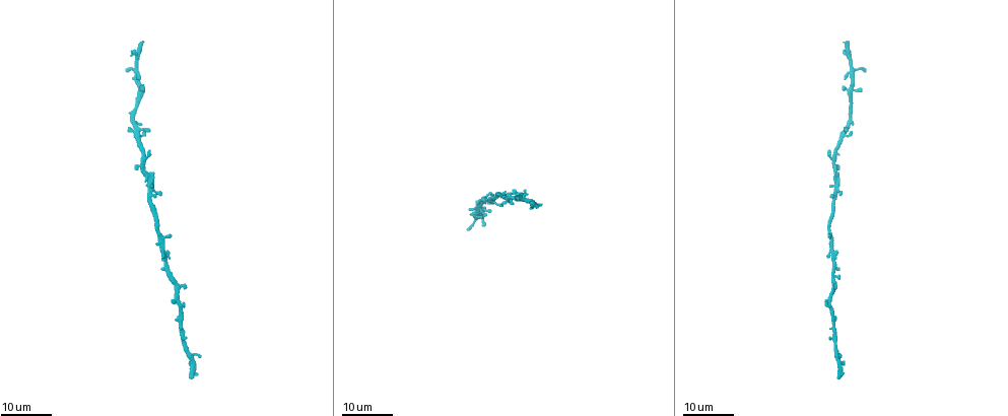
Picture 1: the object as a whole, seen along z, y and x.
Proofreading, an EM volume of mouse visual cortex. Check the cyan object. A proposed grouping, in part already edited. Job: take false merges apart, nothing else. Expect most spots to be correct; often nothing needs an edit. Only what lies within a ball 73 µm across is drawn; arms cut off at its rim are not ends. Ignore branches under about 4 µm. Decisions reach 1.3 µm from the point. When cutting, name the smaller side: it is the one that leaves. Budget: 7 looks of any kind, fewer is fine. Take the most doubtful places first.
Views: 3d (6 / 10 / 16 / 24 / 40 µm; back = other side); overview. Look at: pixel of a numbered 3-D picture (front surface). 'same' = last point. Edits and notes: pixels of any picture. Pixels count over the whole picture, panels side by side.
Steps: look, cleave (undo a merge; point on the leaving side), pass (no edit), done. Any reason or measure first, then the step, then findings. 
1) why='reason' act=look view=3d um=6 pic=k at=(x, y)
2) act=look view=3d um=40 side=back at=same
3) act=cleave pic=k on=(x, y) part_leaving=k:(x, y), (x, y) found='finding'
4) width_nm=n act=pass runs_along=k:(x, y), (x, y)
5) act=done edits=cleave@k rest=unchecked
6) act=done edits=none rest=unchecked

why='a narrow waist' act=look view=3d um=16 pic=1 at=(139, 132)

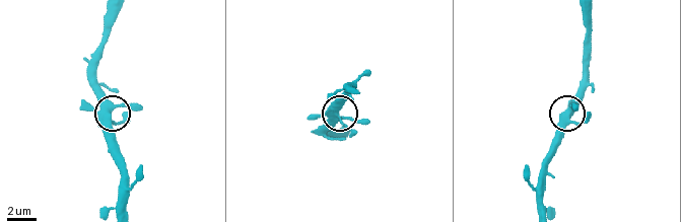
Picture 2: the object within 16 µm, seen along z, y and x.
act=look view=3d um=6 pic=2 at=(559, 117)

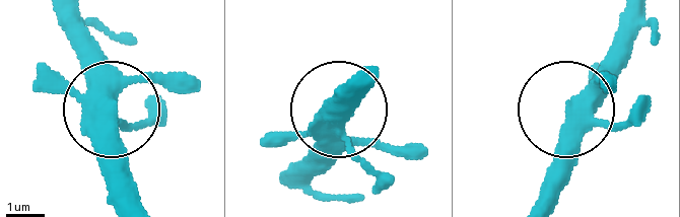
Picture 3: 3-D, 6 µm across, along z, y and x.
width_nm=400 act=pass runs_along=3:(130, 200), (114, 152), (114, 74), (97, 49) found='continuous, no second neuron'

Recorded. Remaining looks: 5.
act=look view=3d um=16 pic=1 at=(152, 209)

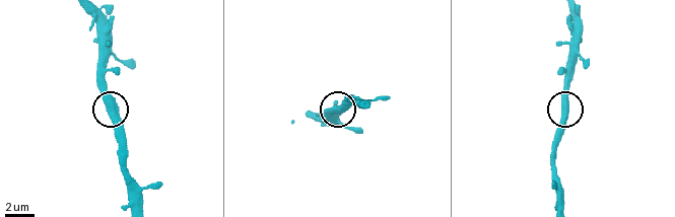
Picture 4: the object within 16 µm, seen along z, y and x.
why='zoom in' act=look view=3d um=10 pic=4 at=(567, 110)

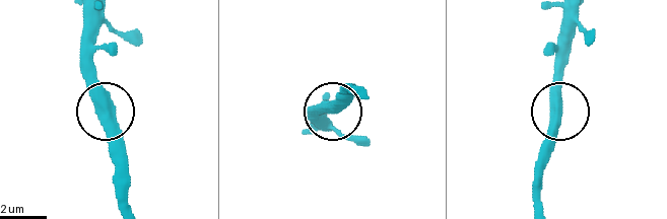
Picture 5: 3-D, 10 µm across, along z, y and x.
act=look view=3d um=6 pic=5 at=(100, 108)

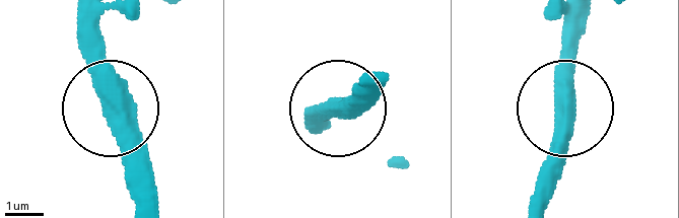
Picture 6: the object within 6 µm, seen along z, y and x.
width_nm=490 act=pass runs_along=6:(121, 105), (95, 15) found='one neuron here'

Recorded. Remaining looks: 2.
why='thin neck' act=look view=3d um=24 pic=1 at=(832, 259)

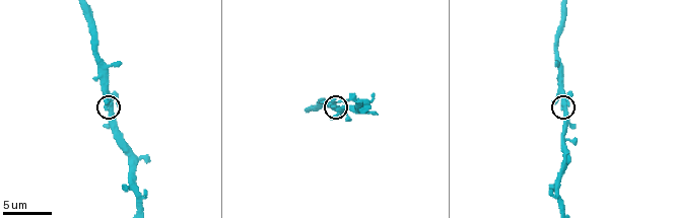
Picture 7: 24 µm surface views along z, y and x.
why='closer look' act=look view=3d um=10 pic=7 at=(106, 108)

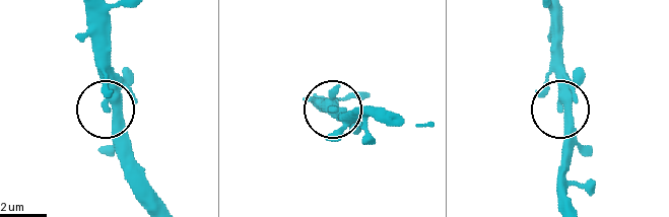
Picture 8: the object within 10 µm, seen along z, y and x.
act=pass runs_along=8:(87, 14), (93, 61), (127, 181) found='continuous, no second neuron'

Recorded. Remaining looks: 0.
act=done edits=none rest=unchecked

